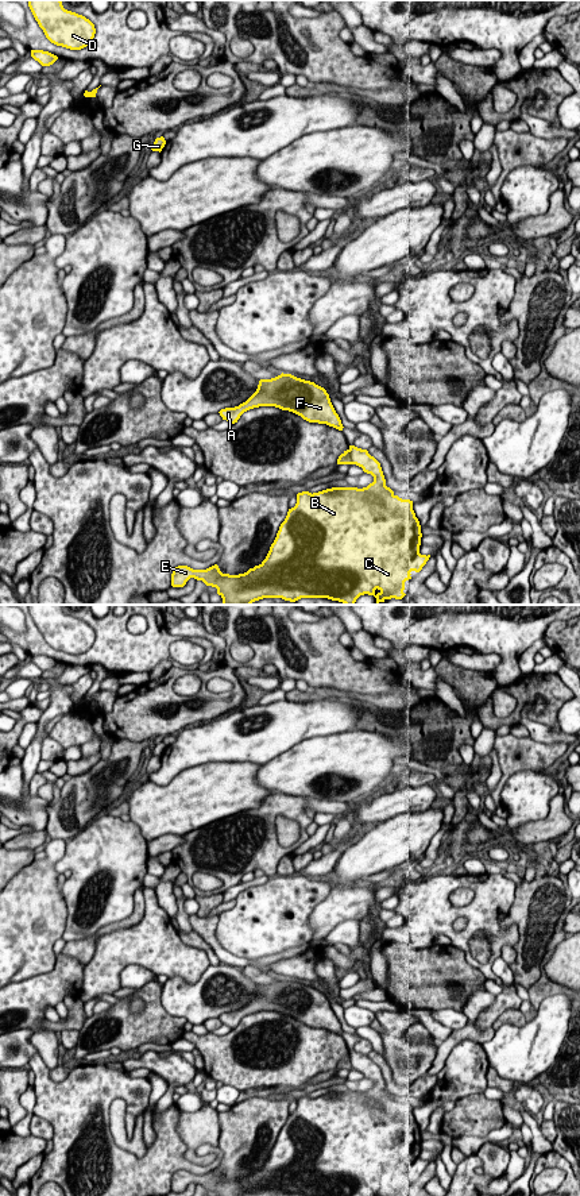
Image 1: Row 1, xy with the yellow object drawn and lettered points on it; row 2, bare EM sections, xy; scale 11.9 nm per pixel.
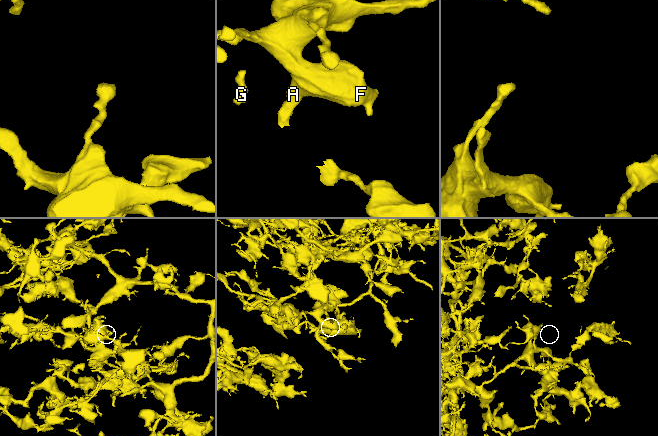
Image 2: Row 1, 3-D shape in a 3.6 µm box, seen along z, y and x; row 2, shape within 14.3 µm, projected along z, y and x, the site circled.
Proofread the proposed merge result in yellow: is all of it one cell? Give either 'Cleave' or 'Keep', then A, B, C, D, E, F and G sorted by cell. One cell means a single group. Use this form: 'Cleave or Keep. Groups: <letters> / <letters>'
Cleave. Groups: A F / B C D E G

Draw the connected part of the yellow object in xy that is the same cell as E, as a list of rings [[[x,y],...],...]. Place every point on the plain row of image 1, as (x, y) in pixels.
[[[349,1050],[352,1069],[374,1081],[367,1092],[332,1092],[318,1097],[297,1099],[297,1108],[289,1114],[285,1126],[266,1164],[244,1178],[223,1178],[217,1169],[206,1174],[178,1170],[171,1178],[171,1191],[183,1192],[190,1183],[202,1185],[217,1196],[403,1196],[411,1176],[419,1177],[430,1160],[421,1160],[421,1130],[413,1115],[413,1106],[402,1104],[386,1091],[380,1068],[367,1054]]]

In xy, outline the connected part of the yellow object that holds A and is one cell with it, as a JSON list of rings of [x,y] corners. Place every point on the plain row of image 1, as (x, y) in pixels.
[[[283,977],[271,984],[260,984],[256,996],[245,1007],[219,1018],[223,1025],[235,1029],[244,1016],[259,1011],[275,1011],[309,1027],[326,1029],[339,1035],[344,1033],[324,992]]]

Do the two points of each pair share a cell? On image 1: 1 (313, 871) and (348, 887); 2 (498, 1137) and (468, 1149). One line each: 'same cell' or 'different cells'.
1: different cells
2: same cell

